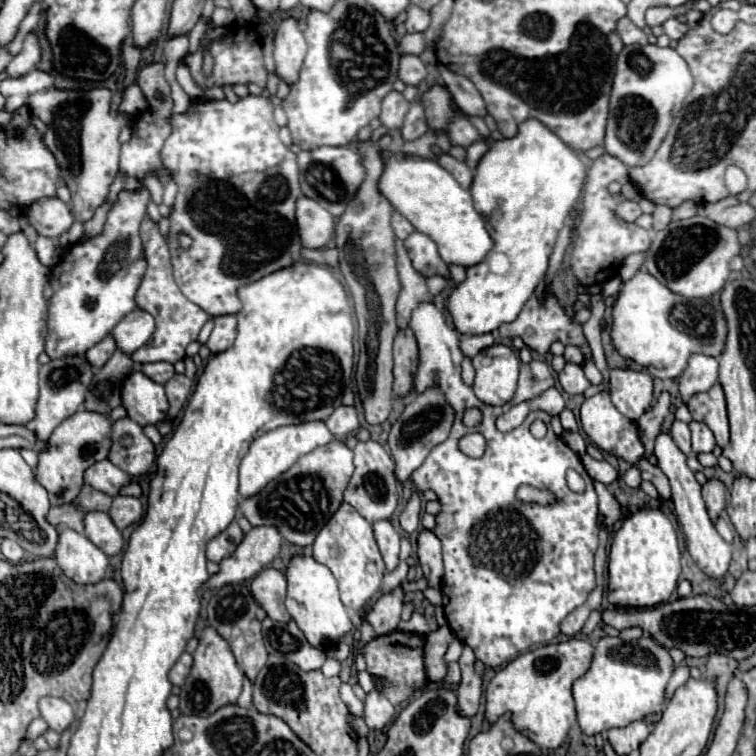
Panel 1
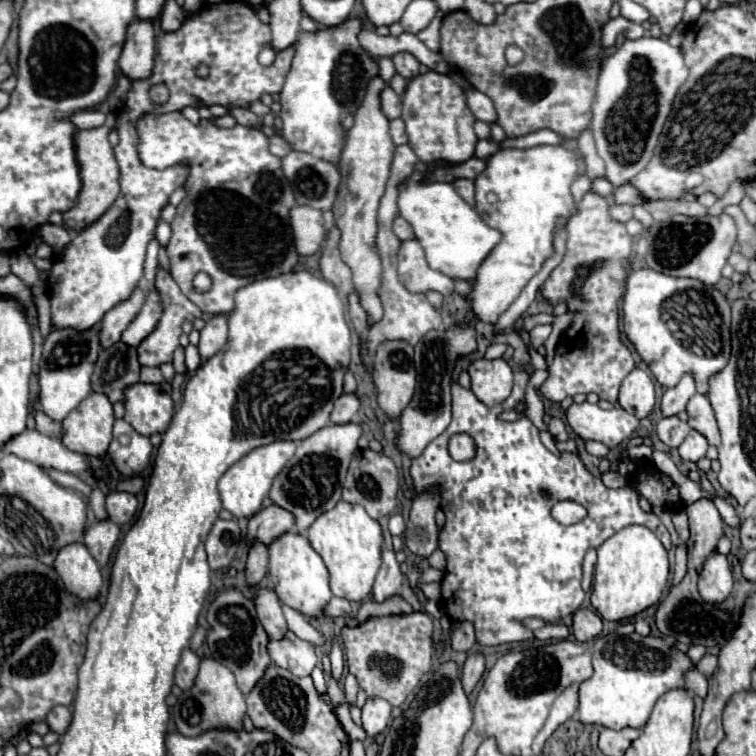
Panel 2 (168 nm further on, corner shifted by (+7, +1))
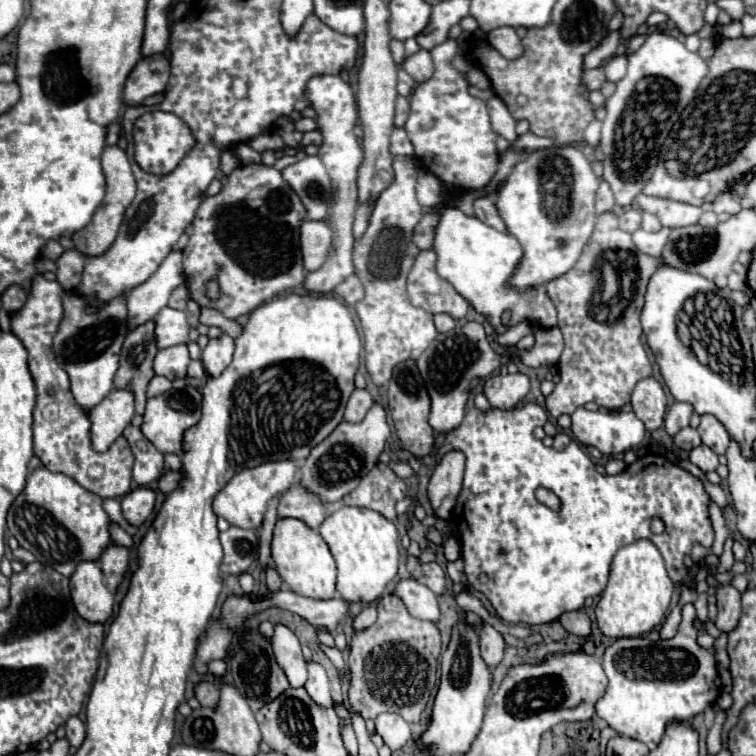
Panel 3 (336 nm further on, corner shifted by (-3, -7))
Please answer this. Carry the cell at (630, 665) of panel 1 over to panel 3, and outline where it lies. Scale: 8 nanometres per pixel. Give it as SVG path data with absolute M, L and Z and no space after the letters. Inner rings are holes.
M686 604L682 608L682 622L678 628L678 634L670 640L658 640L650 642L648 638L620 638L614 644L610 644L604 652L604 672L610 680L606 694L596 704L596 714L608 722L616 732L636 738L640 742L654 742L658 744L664 736L664 730L670 722L690 722L694 716L702 714L714 700L718 698L718 688L712 680L716 680L716 660L714 654L696 642L696 610L692 604Z

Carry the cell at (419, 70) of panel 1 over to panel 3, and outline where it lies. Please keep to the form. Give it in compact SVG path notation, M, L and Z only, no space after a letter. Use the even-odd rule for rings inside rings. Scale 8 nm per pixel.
M420 50L416 52L414 56L410 56L408 60L404 60L402 68L420 84L420 82L426 82L432 72L434 72L434 66L432 66L432 58L430 58L430 52L428 50Z

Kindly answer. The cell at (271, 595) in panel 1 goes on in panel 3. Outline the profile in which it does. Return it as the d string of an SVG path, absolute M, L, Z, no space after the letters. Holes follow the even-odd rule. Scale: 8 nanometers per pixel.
M282 624L274 628L272 638L272 650L274 658L278 660L280 668L286 672L286 678L292 688L302 688L306 684L306 660L300 650L300 642L294 636L294 632Z

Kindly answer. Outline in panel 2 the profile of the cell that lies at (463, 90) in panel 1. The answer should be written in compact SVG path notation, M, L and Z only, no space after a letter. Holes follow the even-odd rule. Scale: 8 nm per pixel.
M466 88L464 96L466 96L466 104L468 104L468 108L476 120L482 120L482 122L494 122L496 120L494 104L486 94L478 92L476 88Z

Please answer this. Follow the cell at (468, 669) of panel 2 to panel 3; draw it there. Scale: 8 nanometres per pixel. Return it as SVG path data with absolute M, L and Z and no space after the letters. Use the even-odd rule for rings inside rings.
M484 624L482 628L478 628L480 632L480 650L482 650L482 658L490 668L496 668L496 664L502 660L504 656L504 648L506 642L502 638L502 634L498 630L494 630L490 624Z

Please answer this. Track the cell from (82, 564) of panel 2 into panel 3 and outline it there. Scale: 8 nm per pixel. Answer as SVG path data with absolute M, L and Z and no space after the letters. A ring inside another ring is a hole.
M80 562L70 576L70 594L76 612L90 624L104 624L114 610L114 596L106 588L96 562Z

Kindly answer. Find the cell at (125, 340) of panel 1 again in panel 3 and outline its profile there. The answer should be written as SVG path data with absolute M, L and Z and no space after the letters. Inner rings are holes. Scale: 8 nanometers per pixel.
M166 306L166 308L162 308L162 312L158 312L154 322L156 322L158 348L168 348L168 346L190 342L190 338L188 338L190 326L186 320L186 312Z

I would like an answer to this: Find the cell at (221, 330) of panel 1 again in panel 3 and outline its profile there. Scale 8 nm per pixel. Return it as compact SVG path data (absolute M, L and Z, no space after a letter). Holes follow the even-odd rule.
M228 334L210 340L208 346L202 350L202 364L208 376L220 376L222 370L232 362L232 354L234 354L234 340Z

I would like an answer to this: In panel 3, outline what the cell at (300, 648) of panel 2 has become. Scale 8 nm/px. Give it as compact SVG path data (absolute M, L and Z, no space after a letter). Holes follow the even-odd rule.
M316 662L308 664L308 682L304 688L320 708L332 708L328 678L326 678L326 672L320 664L316 664Z

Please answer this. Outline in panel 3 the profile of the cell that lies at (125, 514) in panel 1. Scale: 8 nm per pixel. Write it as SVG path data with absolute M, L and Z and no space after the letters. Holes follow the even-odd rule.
M136 488L122 498L122 514L130 524L140 526L152 514L154 504L156 504L156 492L154 490Z

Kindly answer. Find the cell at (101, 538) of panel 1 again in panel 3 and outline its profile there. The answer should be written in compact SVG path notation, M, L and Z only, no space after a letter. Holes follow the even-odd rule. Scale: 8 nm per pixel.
M110 544L106 548L106 552L100 556L100 568L102 568L102 574L104 574L106 584L112 594L116 594L116 588L124 580L124 574L130 568L128 562L130 562L128 550L122 546L116 546L116 544Z

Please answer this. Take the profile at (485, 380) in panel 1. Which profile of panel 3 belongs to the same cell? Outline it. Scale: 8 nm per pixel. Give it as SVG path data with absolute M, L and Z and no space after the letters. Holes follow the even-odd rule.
M522 372L516 374L498 374L486 380L484 396L498 410L510 410L520 404L530 392L530 378Z

